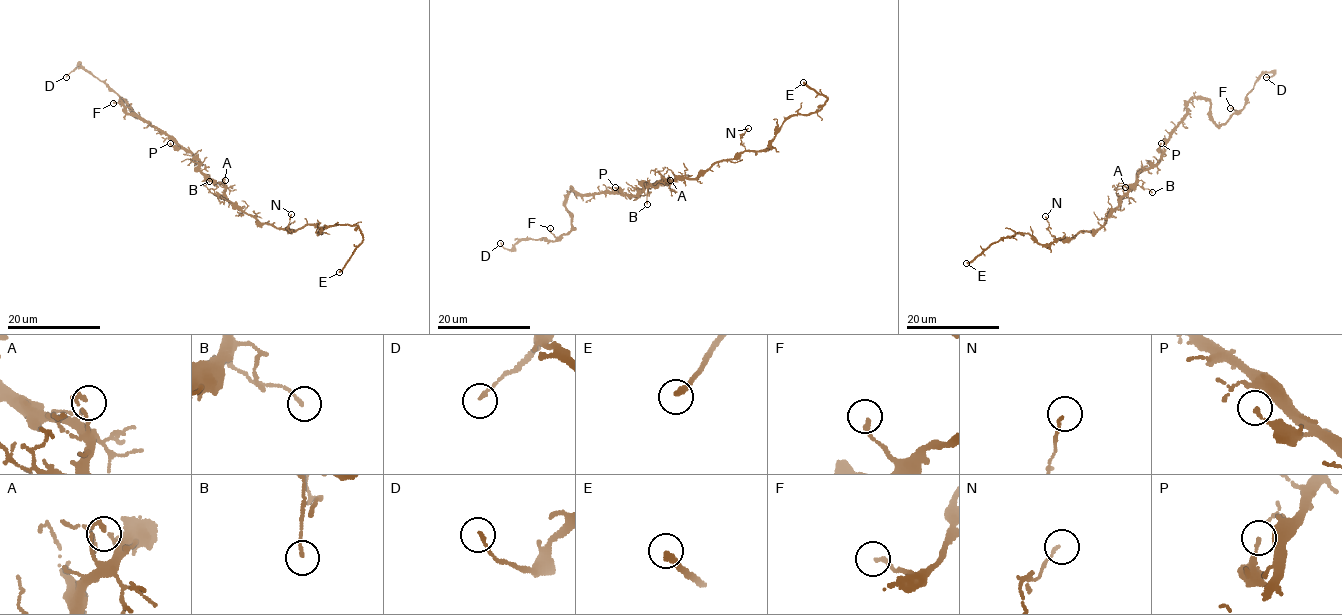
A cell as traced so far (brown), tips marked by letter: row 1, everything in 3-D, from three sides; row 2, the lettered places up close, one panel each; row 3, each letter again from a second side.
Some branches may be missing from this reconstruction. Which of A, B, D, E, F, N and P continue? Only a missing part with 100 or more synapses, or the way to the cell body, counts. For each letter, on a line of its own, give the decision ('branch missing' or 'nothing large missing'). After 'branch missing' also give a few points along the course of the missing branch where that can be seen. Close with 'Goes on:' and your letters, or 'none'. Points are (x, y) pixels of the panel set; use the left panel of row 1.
A: nothing large missing
B: nothing large missing
D: nothing large missing
E: branch missing; course (339, 272), (327, 274), (273, 305), (264, 304)
F: nothing large missing
N: nothing large missing
P: nothing large missing
Goes on: E

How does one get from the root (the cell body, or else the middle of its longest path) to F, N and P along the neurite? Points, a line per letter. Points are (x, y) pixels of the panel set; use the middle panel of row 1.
F: (654, 185), (645, 182), (632, 195), (573, 190), (564, 206), (572, 229), (558, 236), (550, 228)
N: (654, 185), (685, 178), (696, 179), (715, 163), (734, 159), (745, 150), (740, 138), (748, 128)
P: (654, 185), (645, 182), (643, 188), (632, 195), (621, 194), (615, 187)

